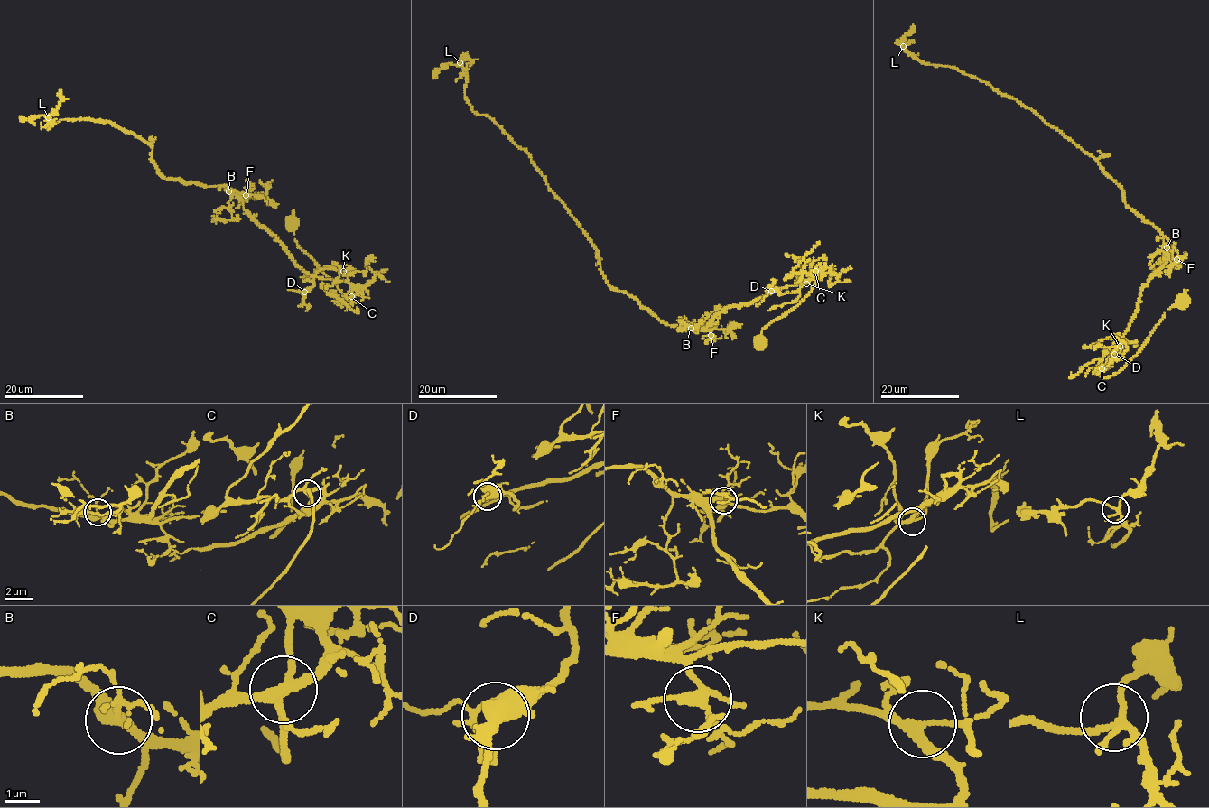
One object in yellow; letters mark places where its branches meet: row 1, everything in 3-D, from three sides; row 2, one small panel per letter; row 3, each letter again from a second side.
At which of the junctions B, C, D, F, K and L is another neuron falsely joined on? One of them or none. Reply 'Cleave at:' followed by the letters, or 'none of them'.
Cleave at: none of them

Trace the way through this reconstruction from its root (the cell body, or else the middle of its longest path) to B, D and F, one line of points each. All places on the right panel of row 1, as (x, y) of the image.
B: (1145, 221), (1151, 223), (1165, 236), (1168, 241), (1167, 247)
D: (1145, 221), (1168, 240), (1170, 255), (1142, 289), (1135, 315), (1111, 354), (1126, 342), (1114, 354)
F: (1145, 221), (1151, 223), (1165, 236), (1171, 256), (1176, 259)

